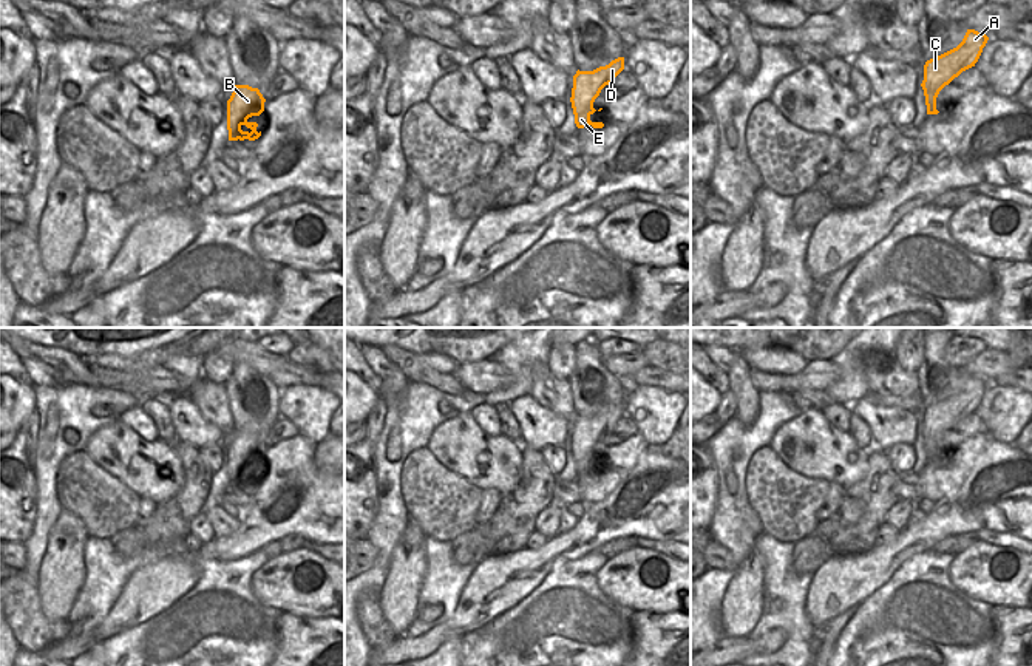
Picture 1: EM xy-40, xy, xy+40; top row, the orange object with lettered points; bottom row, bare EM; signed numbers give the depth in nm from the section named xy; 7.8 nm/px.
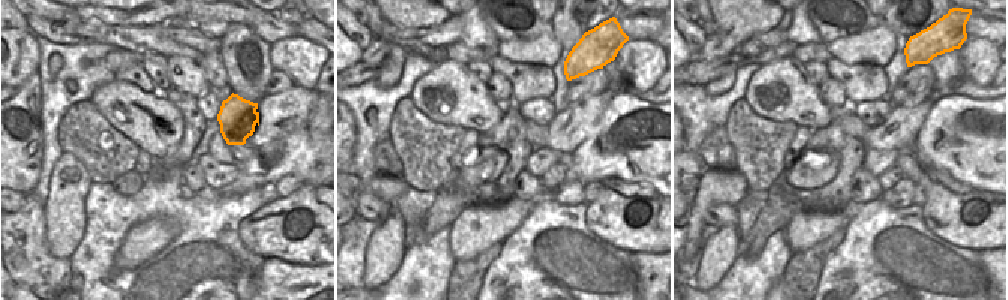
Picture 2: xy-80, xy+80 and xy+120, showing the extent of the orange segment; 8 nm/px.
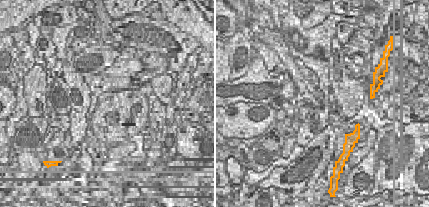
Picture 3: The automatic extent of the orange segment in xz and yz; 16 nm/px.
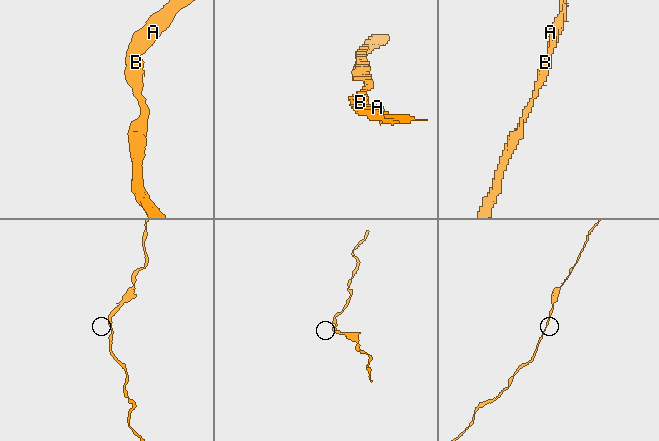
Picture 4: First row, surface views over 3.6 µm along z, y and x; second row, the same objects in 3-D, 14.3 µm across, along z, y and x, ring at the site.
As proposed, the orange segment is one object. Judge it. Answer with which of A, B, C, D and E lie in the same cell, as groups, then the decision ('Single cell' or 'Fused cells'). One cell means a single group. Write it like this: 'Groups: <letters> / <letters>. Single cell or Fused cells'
Groups: A B C D E. Single cell

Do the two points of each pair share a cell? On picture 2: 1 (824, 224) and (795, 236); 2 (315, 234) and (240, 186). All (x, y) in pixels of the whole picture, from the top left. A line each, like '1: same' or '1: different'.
1: same
2: different

